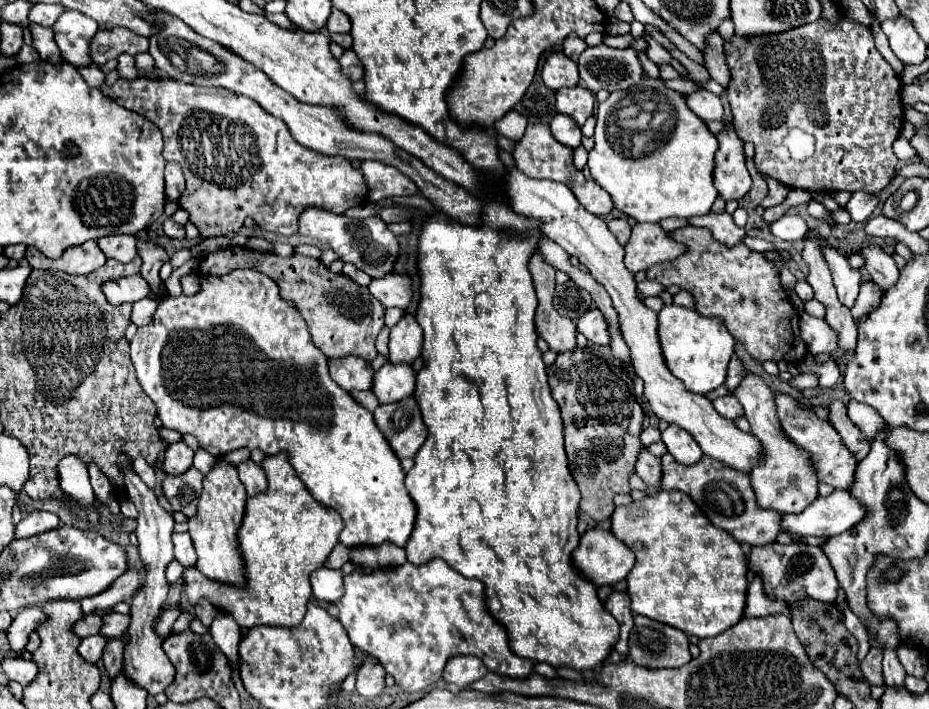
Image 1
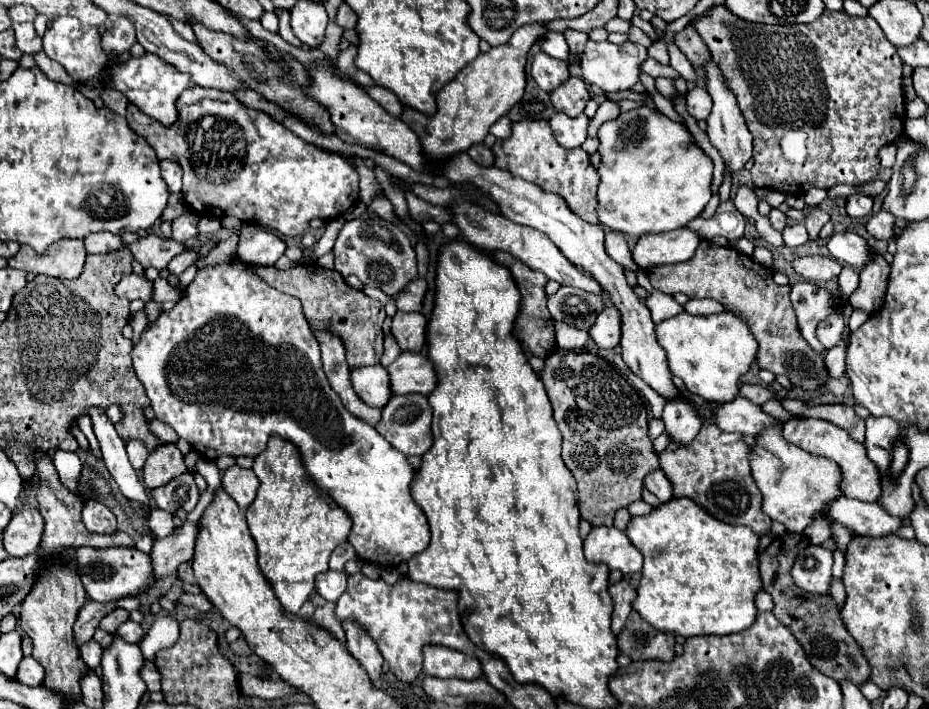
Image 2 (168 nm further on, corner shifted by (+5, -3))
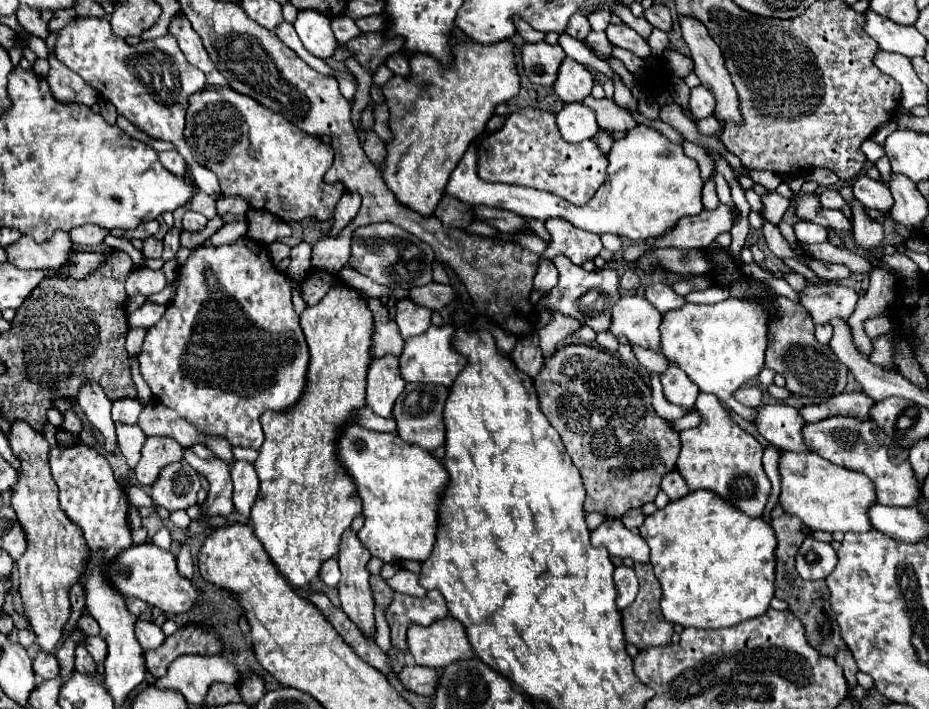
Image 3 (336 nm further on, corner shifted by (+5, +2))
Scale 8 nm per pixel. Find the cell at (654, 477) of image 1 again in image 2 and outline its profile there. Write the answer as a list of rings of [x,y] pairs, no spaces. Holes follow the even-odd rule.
[[[655,470],[655,472],[649,472],[643,480],[645,488],[649,492],[653,492],[661,502],[667,502],[673,498],[673,488],[671,488],[671,482],[667,480],[667,476],[661,472],[661,470]]]

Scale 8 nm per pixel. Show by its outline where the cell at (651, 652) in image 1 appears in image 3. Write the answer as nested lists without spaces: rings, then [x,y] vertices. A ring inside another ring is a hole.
[[[635,563],[635,573],[637,573],[637,579],[639,579],[639,595],[633,601],[633,605],[629,605],[629,609],[621,611],[623,613],[625,641],[633,643],[637,649],[669,645],[671,635],[673,635],[673,625],[669,621],[665,621],[665,617],[659,609],[659,601],[661,601],[663,593],[661,593],[661,585],[659,585],[657,577],[653,575],[653,565],[651,563]]]

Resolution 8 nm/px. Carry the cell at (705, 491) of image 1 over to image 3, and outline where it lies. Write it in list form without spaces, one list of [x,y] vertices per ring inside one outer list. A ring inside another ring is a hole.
[[[699,393],[695,407],[701,413],[703,423],[681,433],[683,447],[677,459],[677,471],[683,475],[691,491],[709,489],[735,507],[743,509],[743,513],[749,517],[759,517],[771,495],[771,483],[761,465],[761,443],[731,419],[713,393]]]

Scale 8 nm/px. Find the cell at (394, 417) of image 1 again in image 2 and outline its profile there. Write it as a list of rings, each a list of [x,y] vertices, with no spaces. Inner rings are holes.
[[[409,394],[409,396],[391,396],[391,400],[383,406],[381,422],[375,426],[377,432],[399,452],[405,456],[421,456],[433,444],[431,438],[431,406],[427,396]]]

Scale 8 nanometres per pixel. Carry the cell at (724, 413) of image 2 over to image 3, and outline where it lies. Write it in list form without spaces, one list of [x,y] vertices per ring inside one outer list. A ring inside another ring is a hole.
[[[785,403],[757,407],[759,417],[755,421],[759,433],[775,447],[793,453],[811,453],[813,449],[805,445],[803,427],[807,425],[799,411]]]

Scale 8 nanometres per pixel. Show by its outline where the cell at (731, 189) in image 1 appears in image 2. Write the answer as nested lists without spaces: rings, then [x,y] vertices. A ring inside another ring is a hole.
[[[709,62],[709,64],[707,64],[705,74],[707,74],[707,78],[709,78],[707,88],[709,88],[709,94],[711,94],[711,98],[713,98],[713,110],[711,110],[709,118],[707,118],[707,134],[709,134],[709,138],[711,138],[711,144],[721,152],[721,156],[723,156],[723,160],[725,160],[727,172],[733,176],[733,172],[743,170],[745,164],[747,164],[747,160],[751,158],[753,138],[749,136],[749,130],[747,130],[747,126],[745,126],[745,120],[743,120],[743,116],[741,116],[741,110],[739,110],[739,106],[737,106],[737,100],[735,100],[733,94],[725,88],[723,76],[721,76],[721,72],[717,72],[715,62]]]

